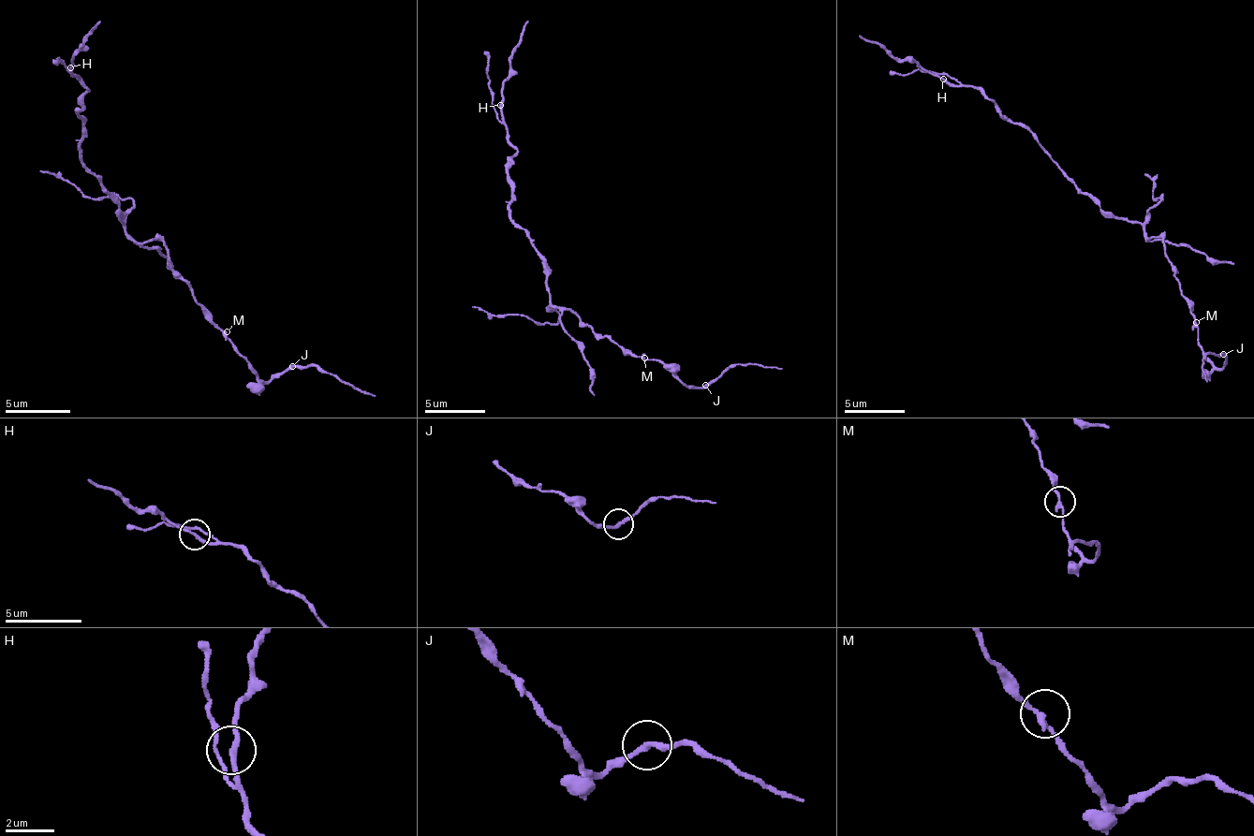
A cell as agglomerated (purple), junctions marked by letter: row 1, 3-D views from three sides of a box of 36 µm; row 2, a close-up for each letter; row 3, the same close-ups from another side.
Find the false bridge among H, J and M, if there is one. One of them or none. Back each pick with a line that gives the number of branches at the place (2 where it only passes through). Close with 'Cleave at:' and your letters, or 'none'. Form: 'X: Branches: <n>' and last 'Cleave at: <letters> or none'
Cleave at: none

